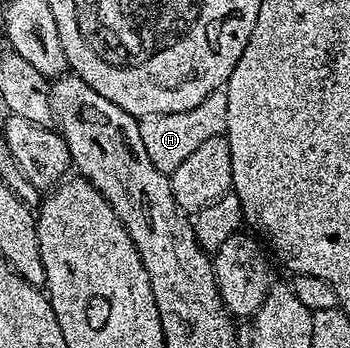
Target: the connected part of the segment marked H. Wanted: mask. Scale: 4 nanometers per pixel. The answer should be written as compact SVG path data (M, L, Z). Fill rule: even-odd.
M225 90L213 91L200 105L188 109L184 113L164 113L163 115L143 115L140 119L140 137L144 141L144 149L148 149L148 157L152 157L152 165L167 173L174 171L176 165L182 164L201 143L208 137L226 134L228 121L228 97Z

